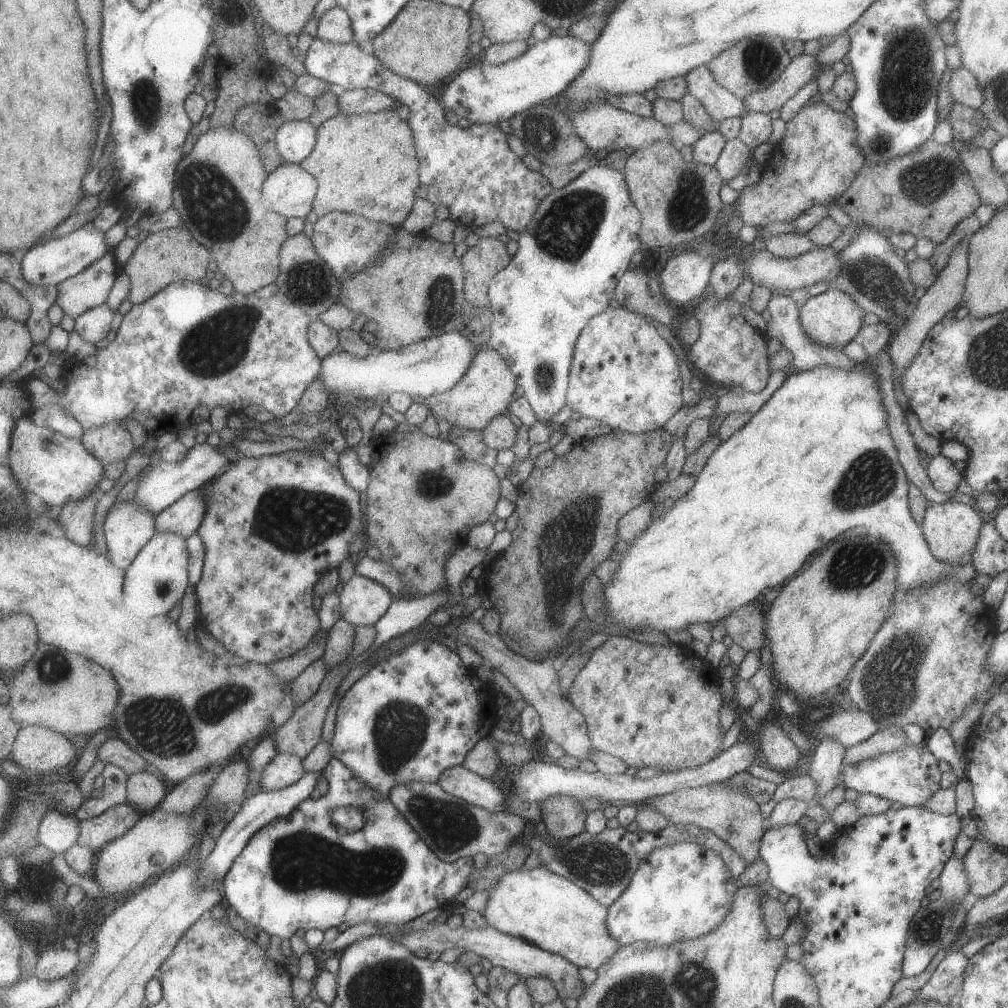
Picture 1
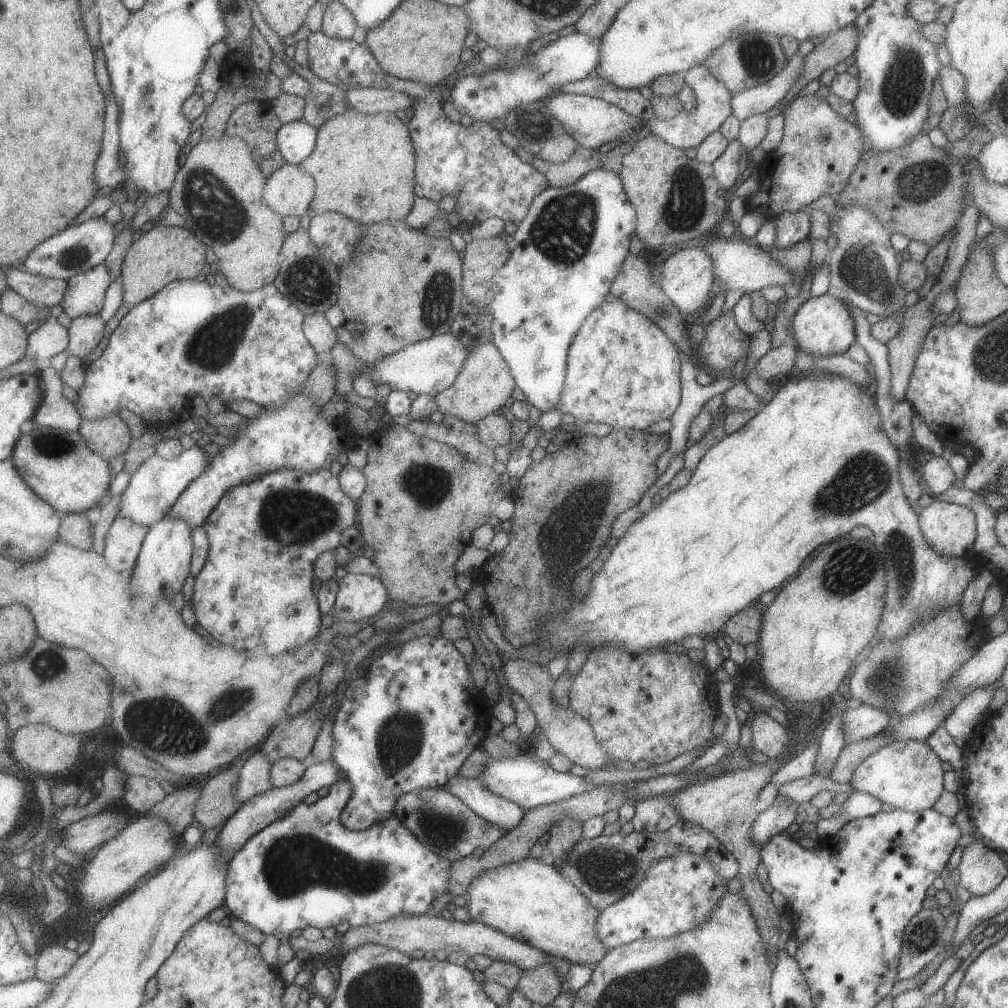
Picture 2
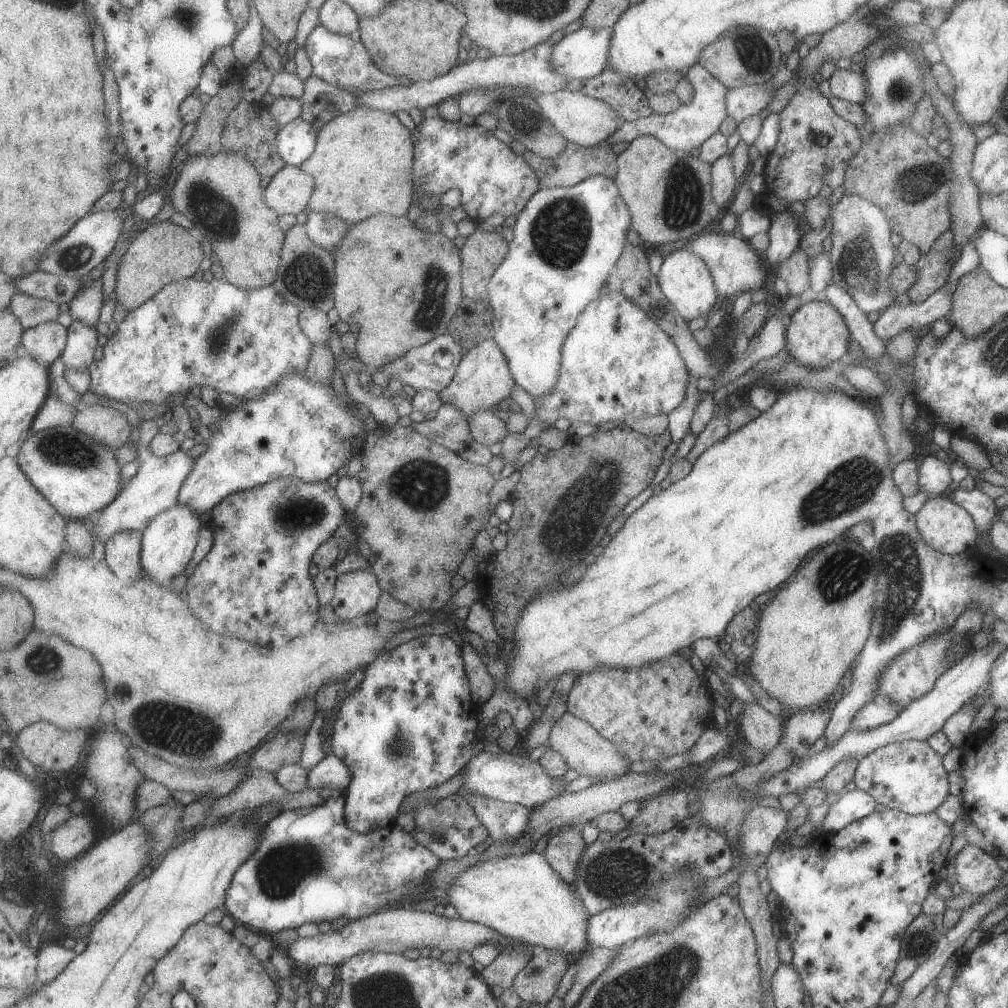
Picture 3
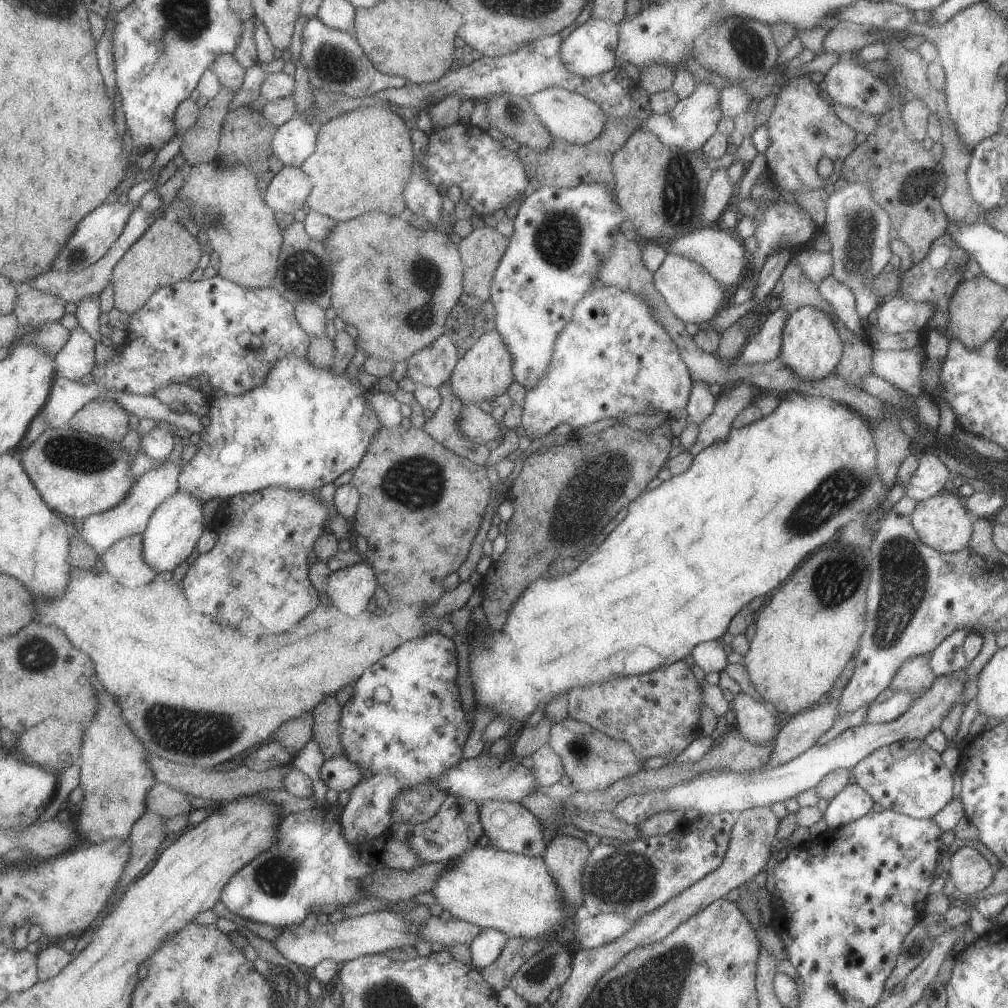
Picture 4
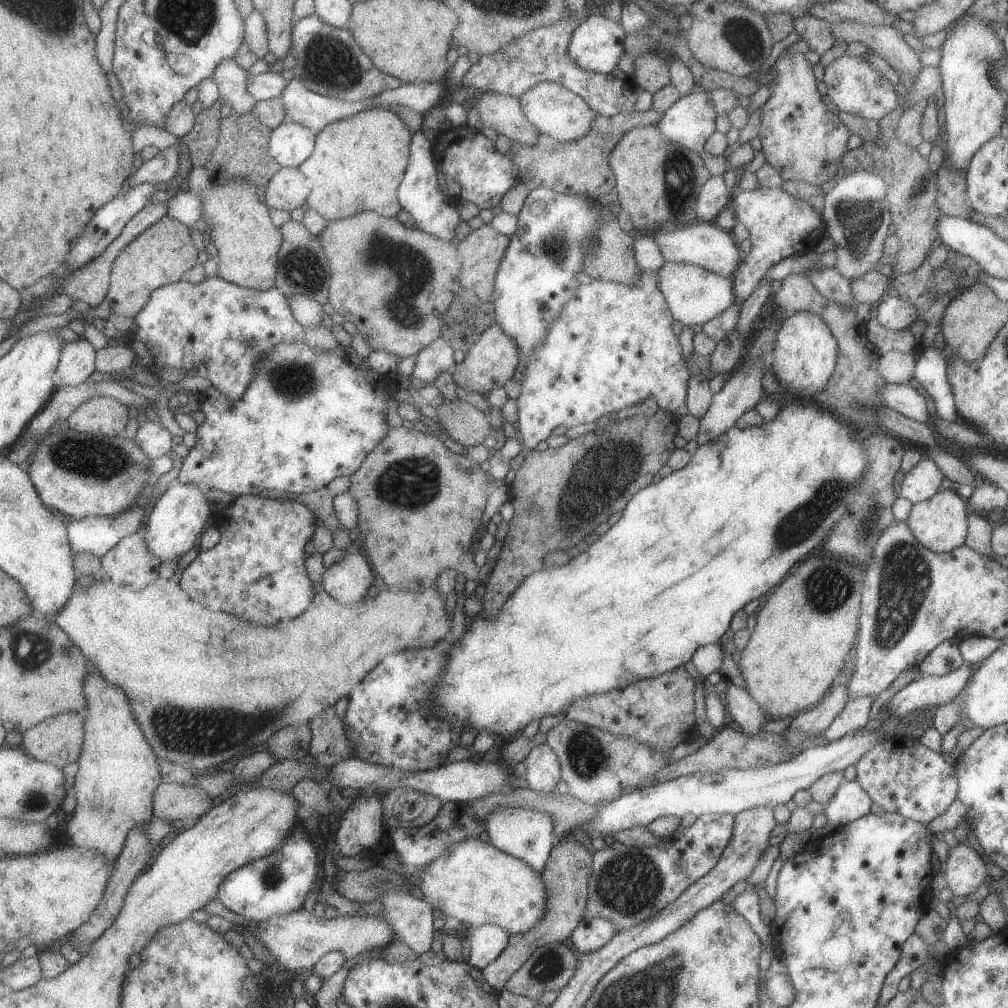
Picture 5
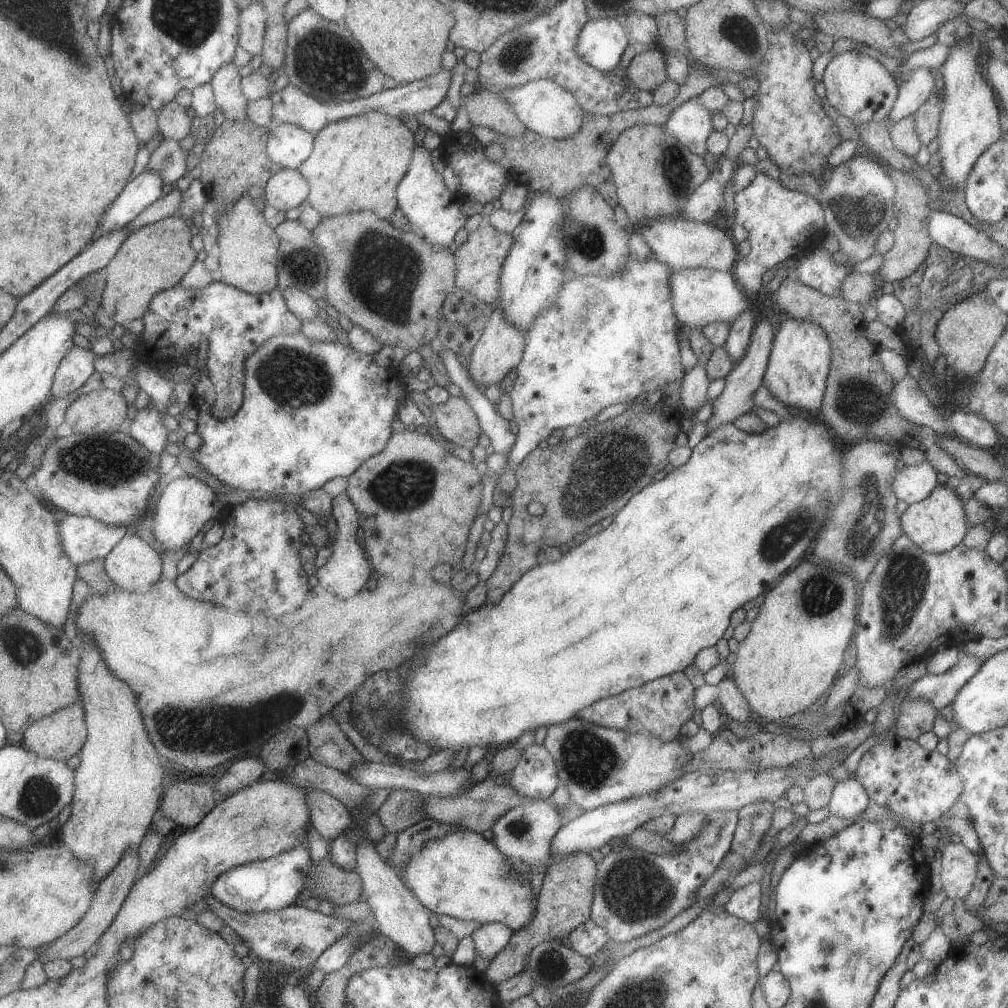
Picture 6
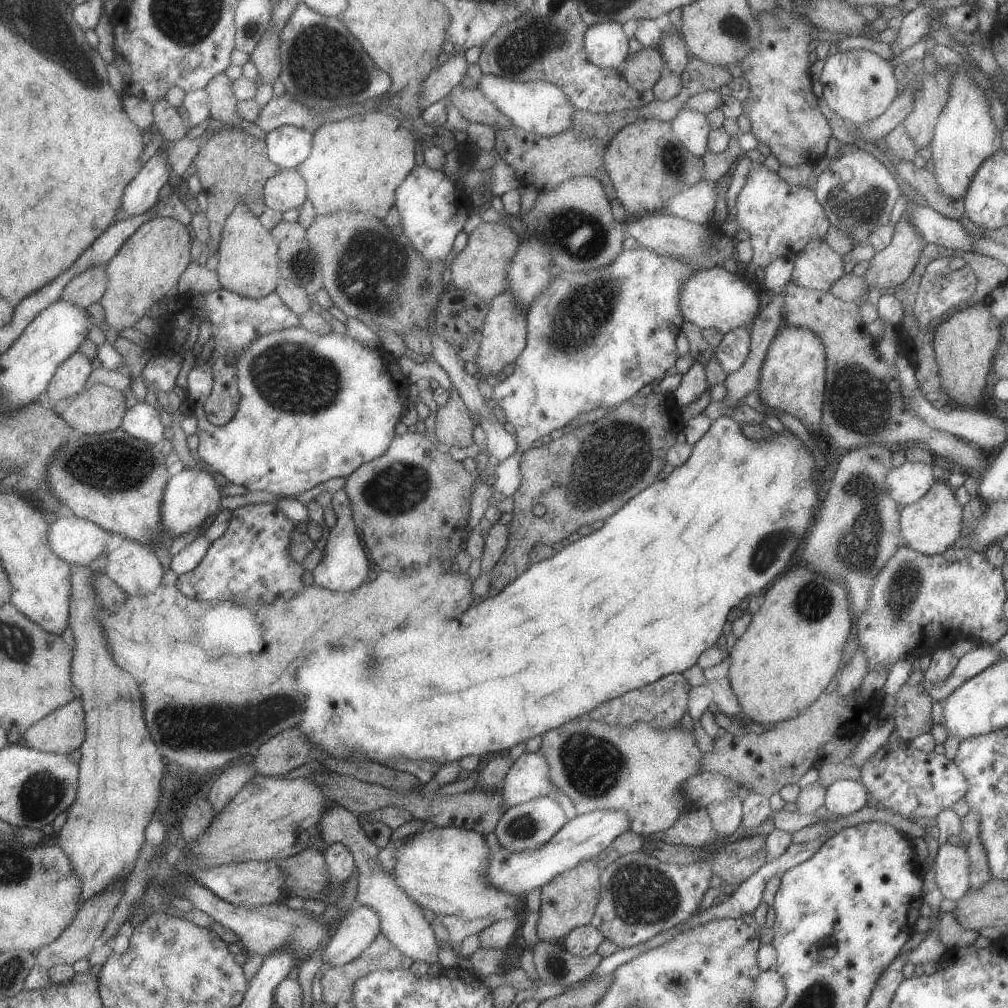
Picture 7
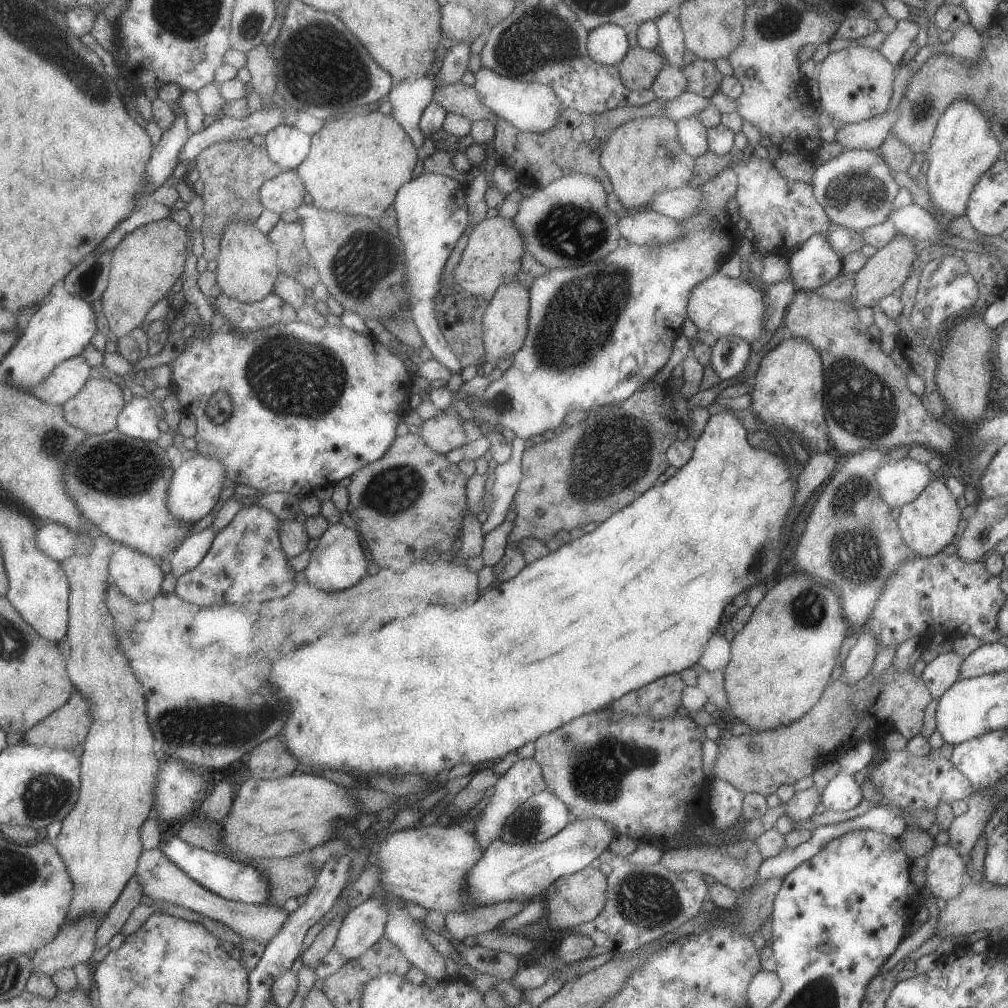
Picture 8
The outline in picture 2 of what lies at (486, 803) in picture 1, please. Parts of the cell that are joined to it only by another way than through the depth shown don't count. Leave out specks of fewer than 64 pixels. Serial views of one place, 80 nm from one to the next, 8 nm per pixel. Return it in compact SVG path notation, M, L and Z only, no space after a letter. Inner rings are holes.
M457 772L447 780L443 788L497 829L505 829L506 832L514 829L523 816L516 804L493 794L478 778L465 778Z

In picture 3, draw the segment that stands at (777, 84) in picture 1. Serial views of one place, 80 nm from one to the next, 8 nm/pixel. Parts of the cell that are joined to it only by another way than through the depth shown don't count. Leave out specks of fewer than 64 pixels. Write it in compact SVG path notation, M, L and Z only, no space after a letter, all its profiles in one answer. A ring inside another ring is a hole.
M767 84L739 86L738 88L726 88L725 110L735 123L743 118L759 114L771 102L769 98L777 94L779 89L773 90Z

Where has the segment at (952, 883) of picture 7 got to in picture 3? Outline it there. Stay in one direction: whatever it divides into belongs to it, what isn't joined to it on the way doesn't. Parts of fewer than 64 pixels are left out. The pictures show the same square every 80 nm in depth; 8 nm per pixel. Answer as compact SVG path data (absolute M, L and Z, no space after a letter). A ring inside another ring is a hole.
M967 843L955 859L955 879L965 892L979 897L993 890L1003 878L1004 871L995 863L993 856L978 846Z

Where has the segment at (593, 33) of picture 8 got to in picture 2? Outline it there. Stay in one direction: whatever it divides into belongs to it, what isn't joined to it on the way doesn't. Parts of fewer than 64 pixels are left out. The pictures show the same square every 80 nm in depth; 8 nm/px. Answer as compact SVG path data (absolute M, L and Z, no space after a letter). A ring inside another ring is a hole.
M572 33L548 42L532 54L530 63L493 69L484 73L466 74L453 84L447 100L460 115L467 114L473 121L491 122L504 116L519 105L544 101L557 94L564 84L580 81L593 74L600 55L600 38Z

